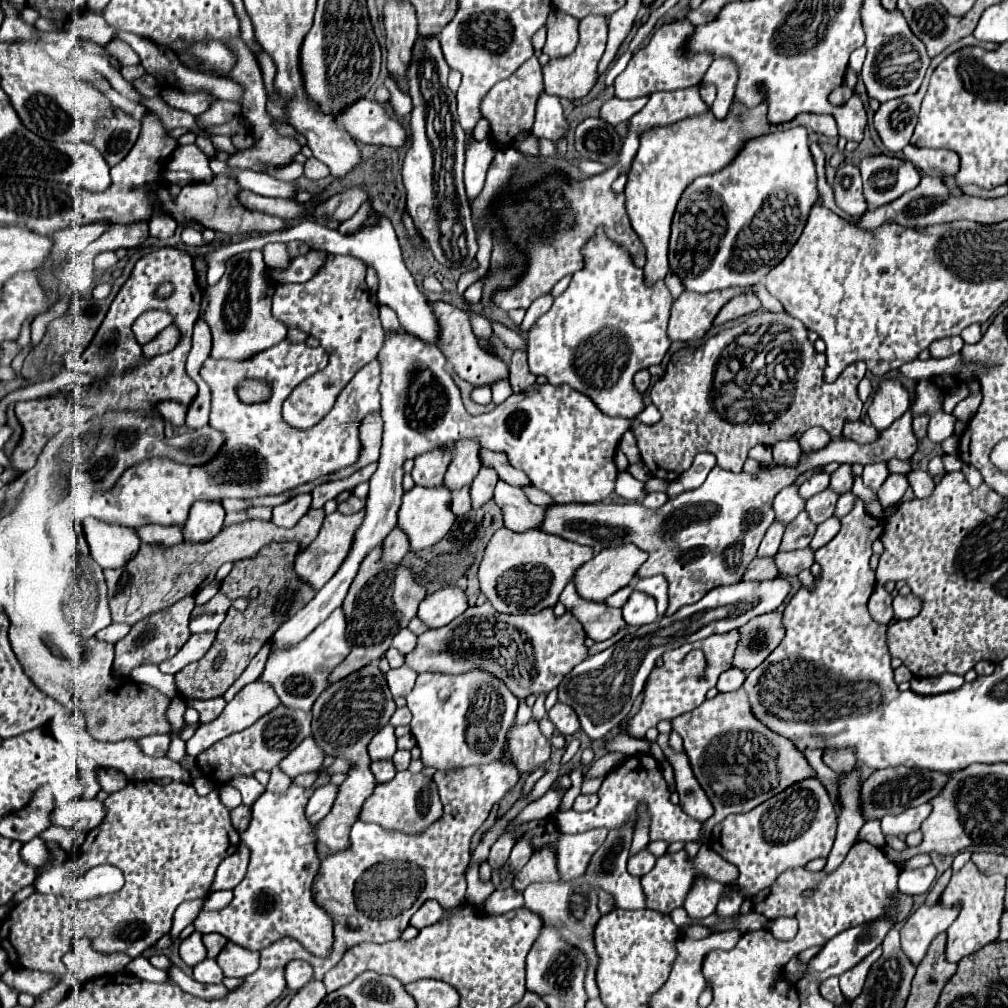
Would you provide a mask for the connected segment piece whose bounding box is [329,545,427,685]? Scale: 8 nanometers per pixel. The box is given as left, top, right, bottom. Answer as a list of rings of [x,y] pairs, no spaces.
[[[381,545],[375,547],[365,557],[365,561],[361,563],[359,573],[353,579],[349,593],[343,601],[343,613],[347,619],[347,633],[357,633],[357,641],[351,645],[351,653],[345,657],[345,661],[339,663],[331,671],[331,675],[329,675],[331,685],[335,681],[347,677],[349,673],[379,659],[387,651],[387,647],[391,645],[393,633],[407,627],[409,619],[417,615],[417,607],[419,607],[421,599],[425,599],[425,595],[427,595],[427,591],[419,583],[415,583],[413,575],[405,567],[383,565],[379,561],[379,557],[381,557]]]

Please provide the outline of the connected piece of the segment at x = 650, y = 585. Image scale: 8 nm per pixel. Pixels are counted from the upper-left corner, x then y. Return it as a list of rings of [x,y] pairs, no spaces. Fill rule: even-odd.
[[[663,575],[639,579],[639,581],[635,583],[635,589],[637,589],[637,591],[643,591],[643,593],[647,593],[647,595],[651,595],[651,597],[657,601],[659,617],[665,615],[669,603],[667,603],[667,579],[665,579]]]

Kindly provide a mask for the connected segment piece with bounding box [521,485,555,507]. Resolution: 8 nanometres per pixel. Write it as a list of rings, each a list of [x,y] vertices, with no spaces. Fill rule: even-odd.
[[[521,487],[521,489],[525,489],[525,493],[527,493],[527,499],[531,499],[531,503],[535,503],[535,505],[541,505],[541,507],[547,507],[549,503],[555,503],[547,493],[543,493],[543,491],[539,491],[537,487]]]

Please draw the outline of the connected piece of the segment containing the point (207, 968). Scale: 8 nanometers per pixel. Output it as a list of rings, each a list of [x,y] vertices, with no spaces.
[[[205,959],[193,967],[193,979],[199,983],[223,983],[223,971],[215,959]]]

